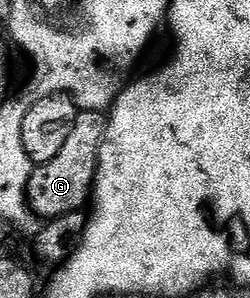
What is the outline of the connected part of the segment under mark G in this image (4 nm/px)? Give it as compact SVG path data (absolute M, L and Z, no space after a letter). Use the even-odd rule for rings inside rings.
M91 108L77 112L74 119L74 127L70 127L70 136L66 138L66 143L62 143L62 151L58 151L58 155L54 155L54 159L50 159L50 163L42 163L33 168L30 175L30 183L28 184L28 206L37 217L51 219L53 217L61 217L67 213L78 213L85 208L84 204L86 206L89 204L92 185L96 182L98 155L108 132L108 122L105 114L96 112L100 111Z

